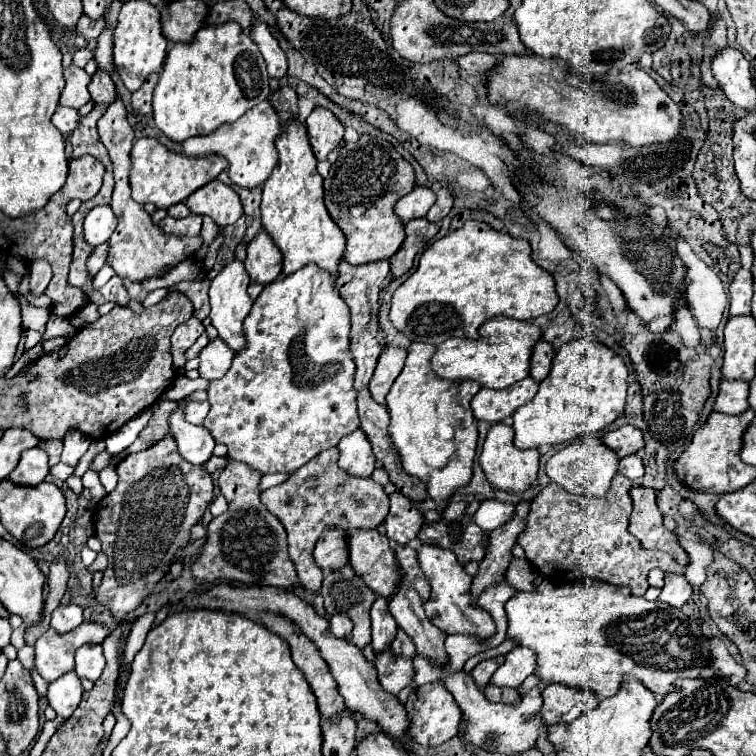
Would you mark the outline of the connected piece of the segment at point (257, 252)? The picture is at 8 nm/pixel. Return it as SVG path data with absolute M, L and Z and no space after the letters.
M261 231L249 245L247 245L247 259L245 259L245 269L251 277L253 283L267 285L275 281L283 267L283 255L275 241L269 237L269 233Z

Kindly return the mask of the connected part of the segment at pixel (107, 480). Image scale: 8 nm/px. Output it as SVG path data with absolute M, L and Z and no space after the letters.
M105 467L101 473L99 473L99 477L101 477L101 485L103 485L103 489L109 493L109 491L113 491L115 489L115 485L117 485L117 471L115 471L115 467Z

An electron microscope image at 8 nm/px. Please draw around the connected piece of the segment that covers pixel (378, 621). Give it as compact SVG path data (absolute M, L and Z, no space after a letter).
M377 597L377 601L371 607L371 621L373 621L373 651L387 651L397 635L397 623L393 615L387 609L387 599Z

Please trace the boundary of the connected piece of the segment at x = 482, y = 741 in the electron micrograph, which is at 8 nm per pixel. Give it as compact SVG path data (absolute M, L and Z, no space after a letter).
M457 671L457 673L447 673L441 683L451 691L455 697L457 705L463 711L463 717L469 721L467 723L467 739L487 751L499 751L499 753L521 753L525 749L535 747L535 739L539 737L539 729L543 725L541 721L541 705L543 699L537 689L531 689L519 705L503 705L503 703L489 703L483 695L483 689L475 685L471 679L471 673L467 671Z

